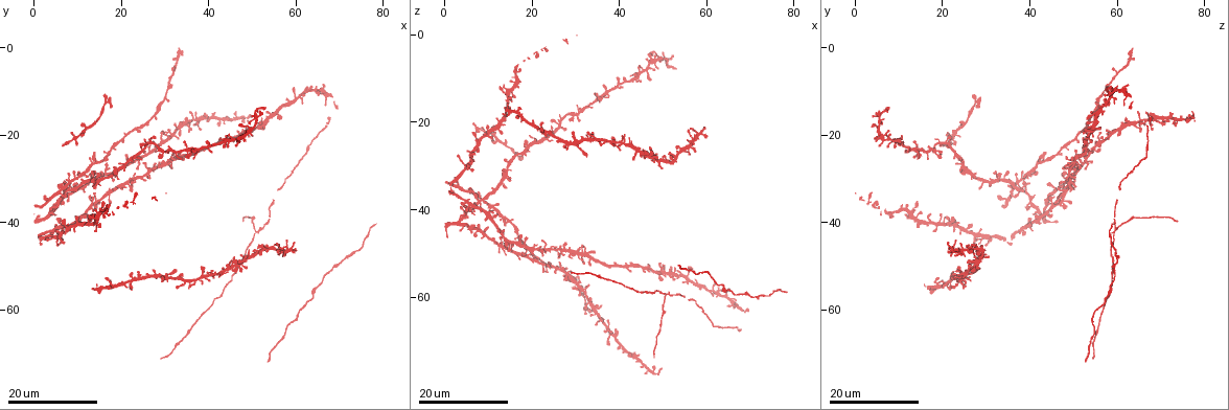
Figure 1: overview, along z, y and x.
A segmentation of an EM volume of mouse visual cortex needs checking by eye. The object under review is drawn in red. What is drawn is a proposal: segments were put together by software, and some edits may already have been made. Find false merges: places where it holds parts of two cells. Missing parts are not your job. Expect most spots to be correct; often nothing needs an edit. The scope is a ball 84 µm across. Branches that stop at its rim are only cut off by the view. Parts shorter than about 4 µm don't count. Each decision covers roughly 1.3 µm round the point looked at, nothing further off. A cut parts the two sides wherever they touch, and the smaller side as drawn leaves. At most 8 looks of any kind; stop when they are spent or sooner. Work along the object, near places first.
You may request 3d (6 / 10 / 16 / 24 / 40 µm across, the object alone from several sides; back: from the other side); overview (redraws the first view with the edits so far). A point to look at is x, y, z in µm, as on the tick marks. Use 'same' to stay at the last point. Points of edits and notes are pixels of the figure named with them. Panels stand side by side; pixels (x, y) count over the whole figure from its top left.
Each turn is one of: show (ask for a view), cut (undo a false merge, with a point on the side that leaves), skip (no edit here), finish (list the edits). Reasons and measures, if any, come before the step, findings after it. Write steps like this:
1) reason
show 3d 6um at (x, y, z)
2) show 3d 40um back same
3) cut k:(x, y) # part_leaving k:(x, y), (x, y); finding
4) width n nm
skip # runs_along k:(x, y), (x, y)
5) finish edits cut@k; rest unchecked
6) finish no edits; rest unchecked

four or more arms meet
show 3d 16um at (8.0, 32.0, 37.5)

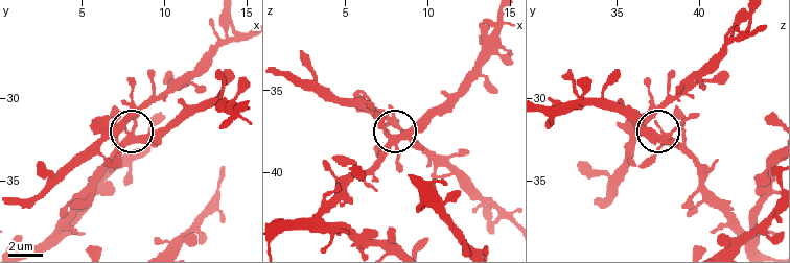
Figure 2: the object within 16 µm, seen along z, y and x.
show 3d 6um at (7.8, 32.3, 38.0)

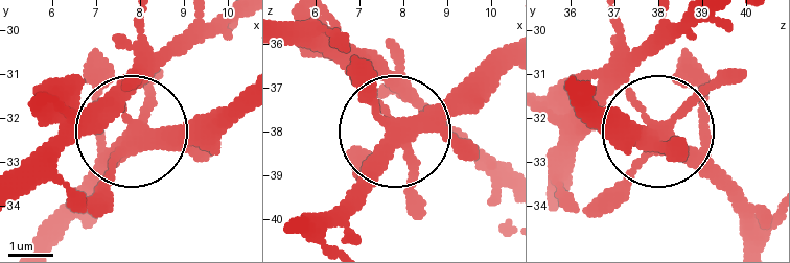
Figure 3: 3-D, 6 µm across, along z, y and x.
side_arm 56 um
skip # runs_along 3:(760, 241), (625, 95), (613, 43); continuous, no second cell

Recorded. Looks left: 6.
four or more arms meet
show 3d 24um at (58.5, 46.0, 22.5)

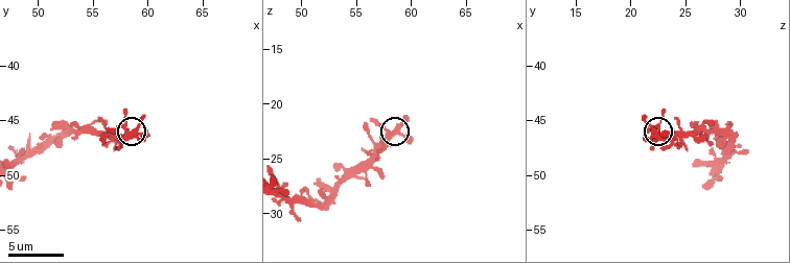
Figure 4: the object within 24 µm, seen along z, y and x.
closer look
show 3d 6um at (57.8, 45.8, 22.4)

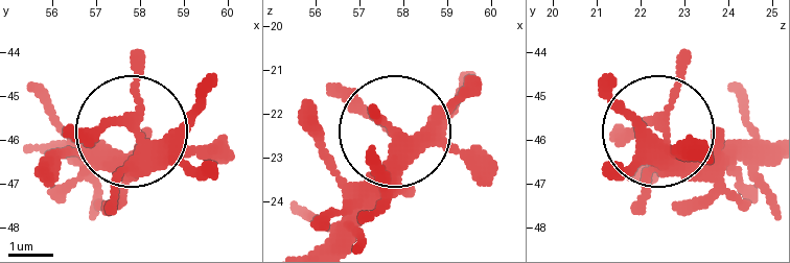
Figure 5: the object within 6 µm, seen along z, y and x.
skip # runs_along 5:(61, 143), (136, 154), (136, 140), (162, 140), (195, 102); continuous, no second cell

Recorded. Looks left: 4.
four arms meet
show 3d 16um at (60.0, 12.0, 58.5)

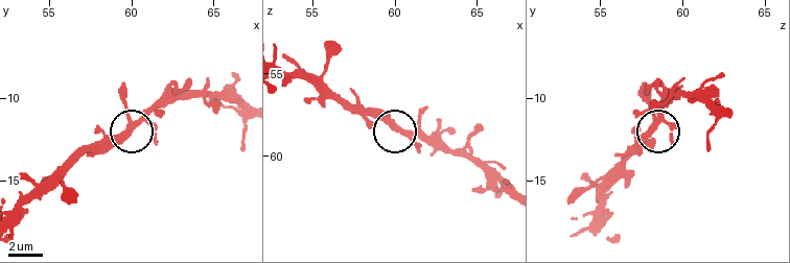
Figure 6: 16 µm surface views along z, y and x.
show 3d 6um at (59.9, 11.6, 58.4)

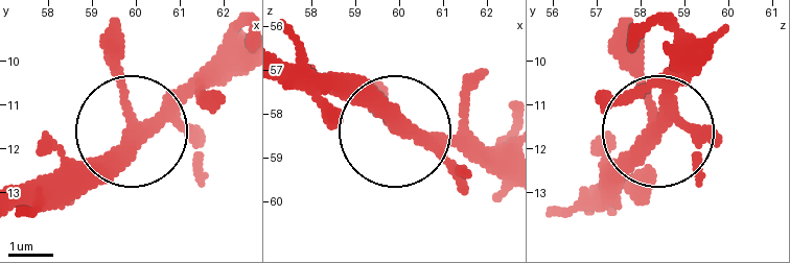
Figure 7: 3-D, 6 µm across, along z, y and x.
skip # all the same cell

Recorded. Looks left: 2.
three-way junction
show 3d 16um at (50.5, 42.5, 60.0)

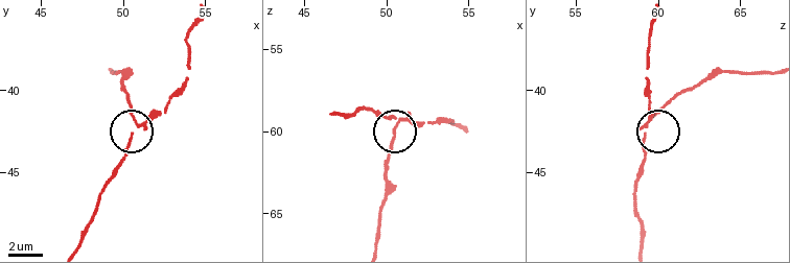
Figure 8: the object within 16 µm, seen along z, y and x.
show 3d 10um at (50.8, 42.2, 59.3)

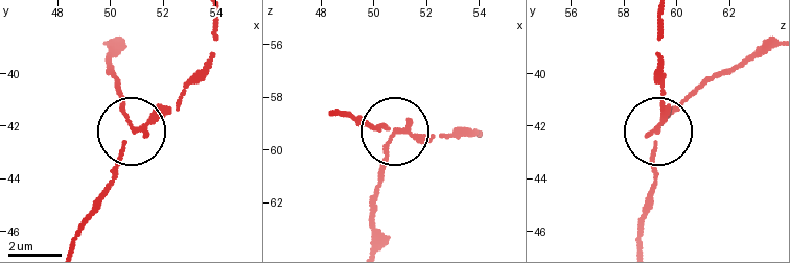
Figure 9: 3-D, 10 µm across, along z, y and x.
width 120 nm
cut 9:(123, 97) # part_leaving 9:(132, 125), (107, 47); two cells meet here

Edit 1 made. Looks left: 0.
finish edits cut@9; rest unchecked

